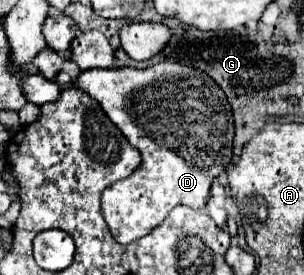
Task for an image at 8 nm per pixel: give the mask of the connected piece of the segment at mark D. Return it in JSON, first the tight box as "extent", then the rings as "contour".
{"extent":[75,61,235,245],"contour":[[[161,61],[147,69],[89,69],[75,79],[75,85],[99,101],[109,119],[119,127],[127,141],[141,151],[143,157],[141,167],[131,177],[121,179],[103,191],[101,207],[115,241],[127,245],[141,239],[151,229],[155,229],[179,203],[205,211],[213,179],[221,175],[231,163],[235,137],[235,121],[229,101],[223,89],[207,73],[173,61]]]}

